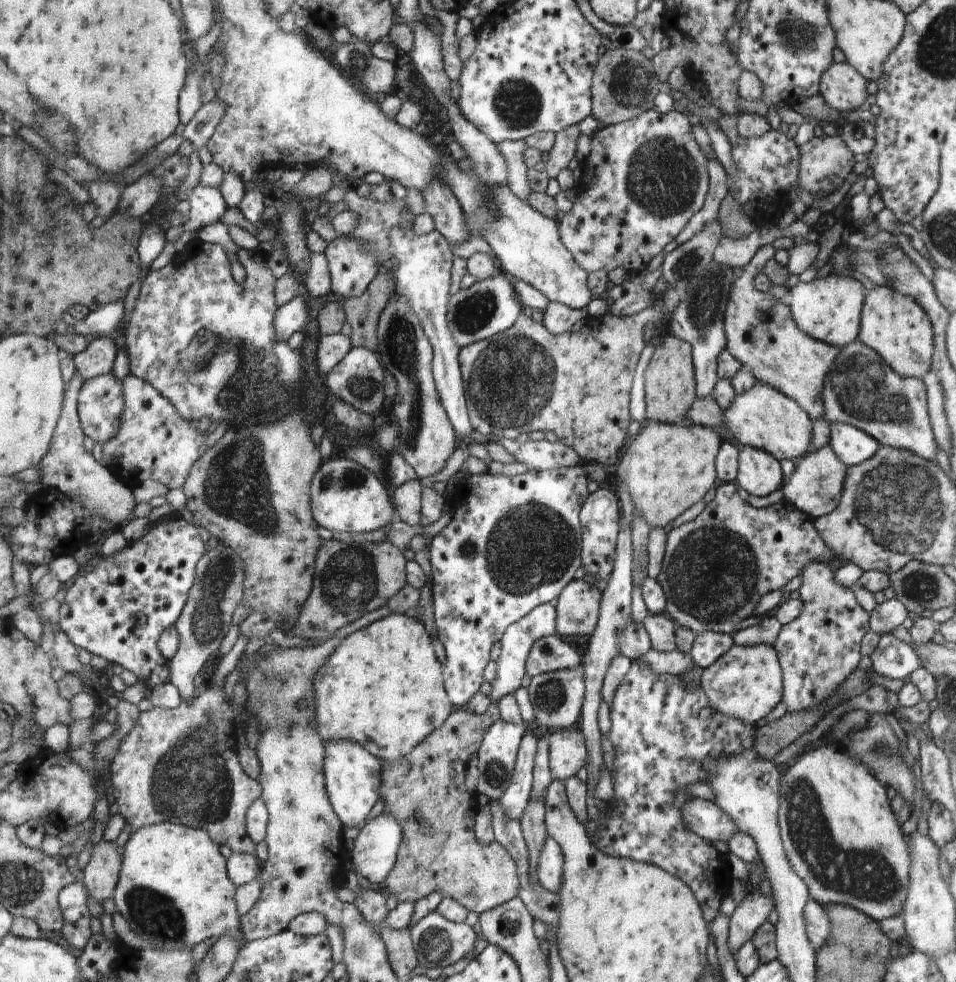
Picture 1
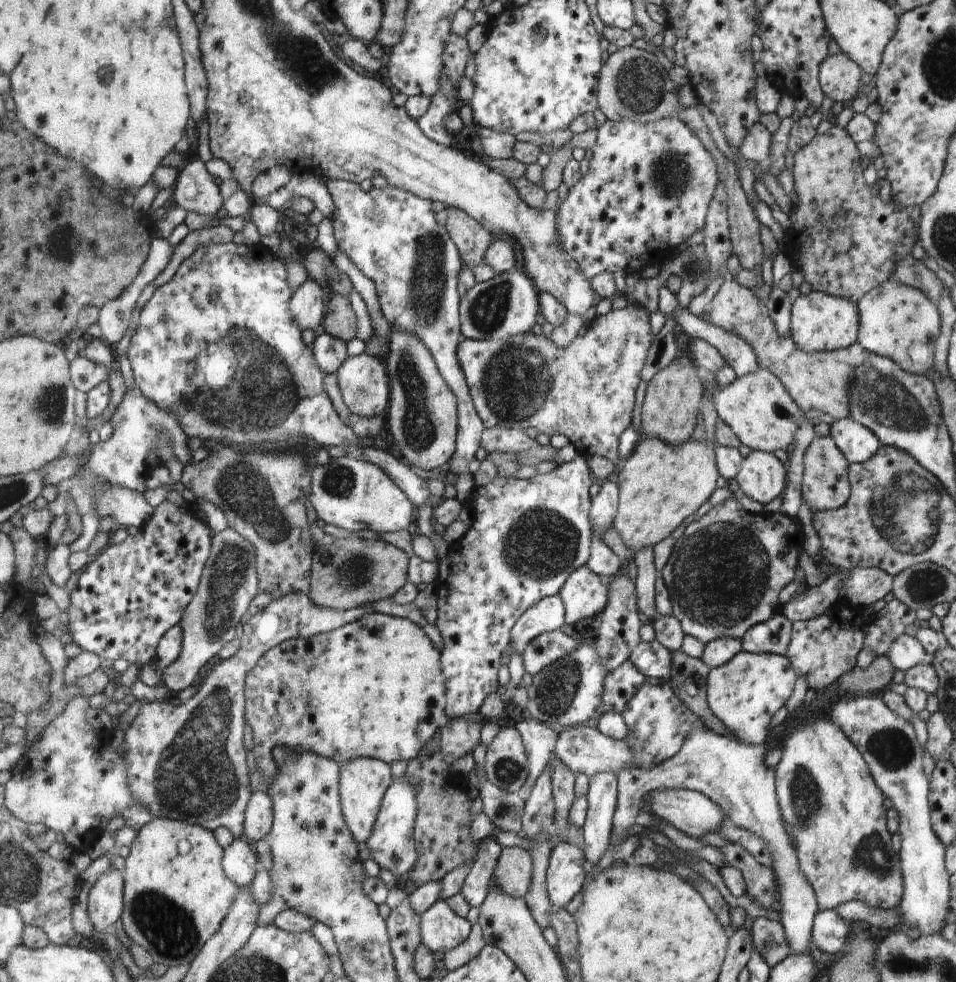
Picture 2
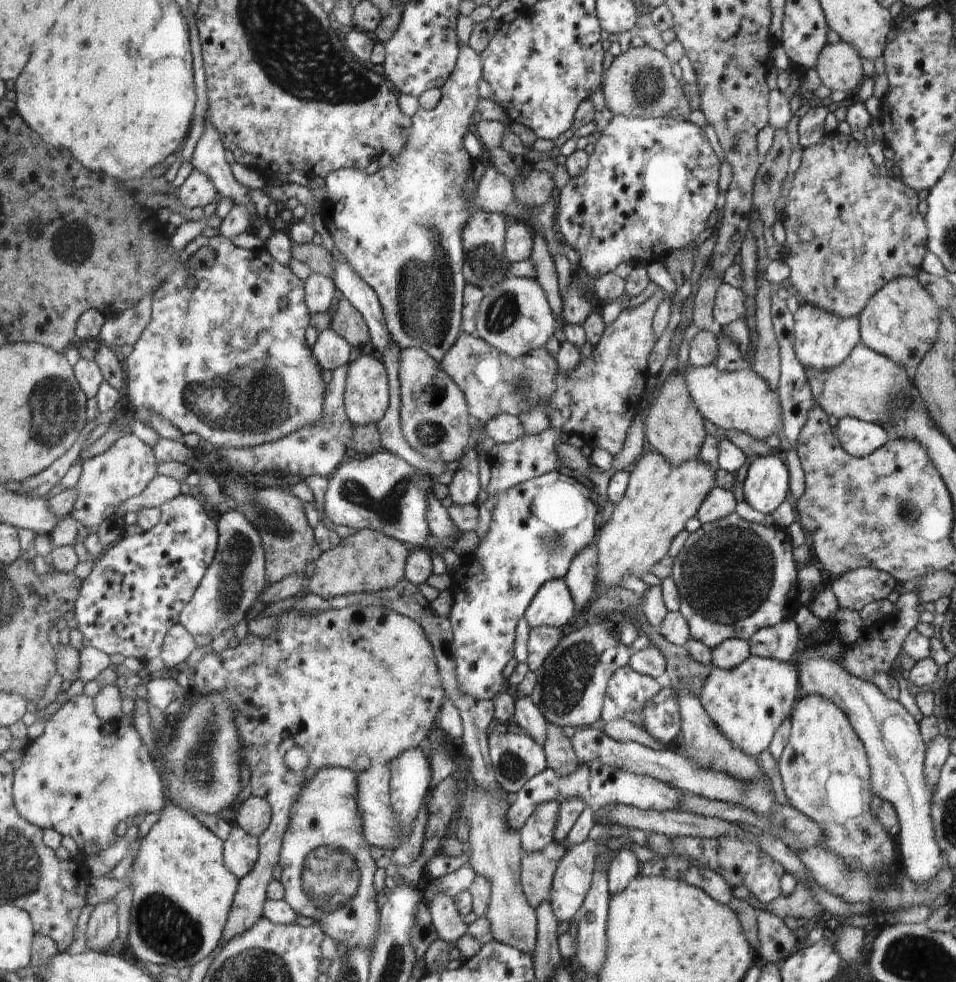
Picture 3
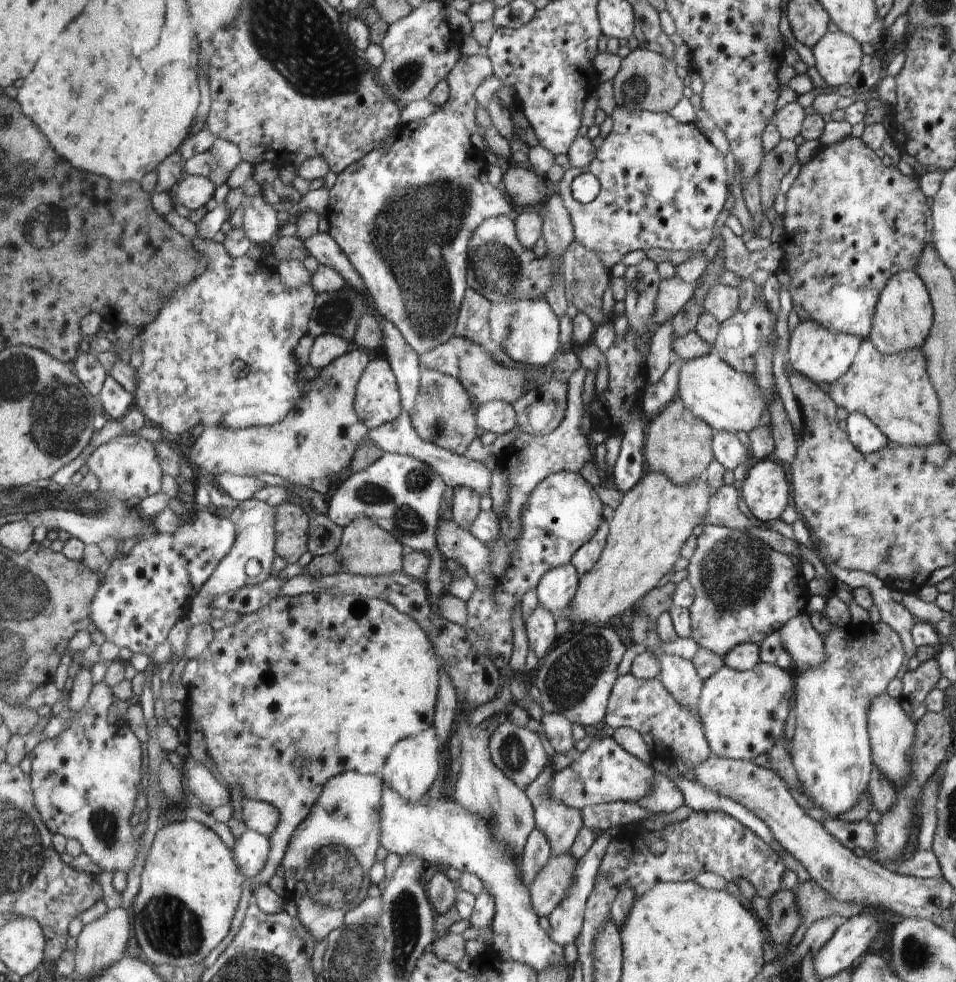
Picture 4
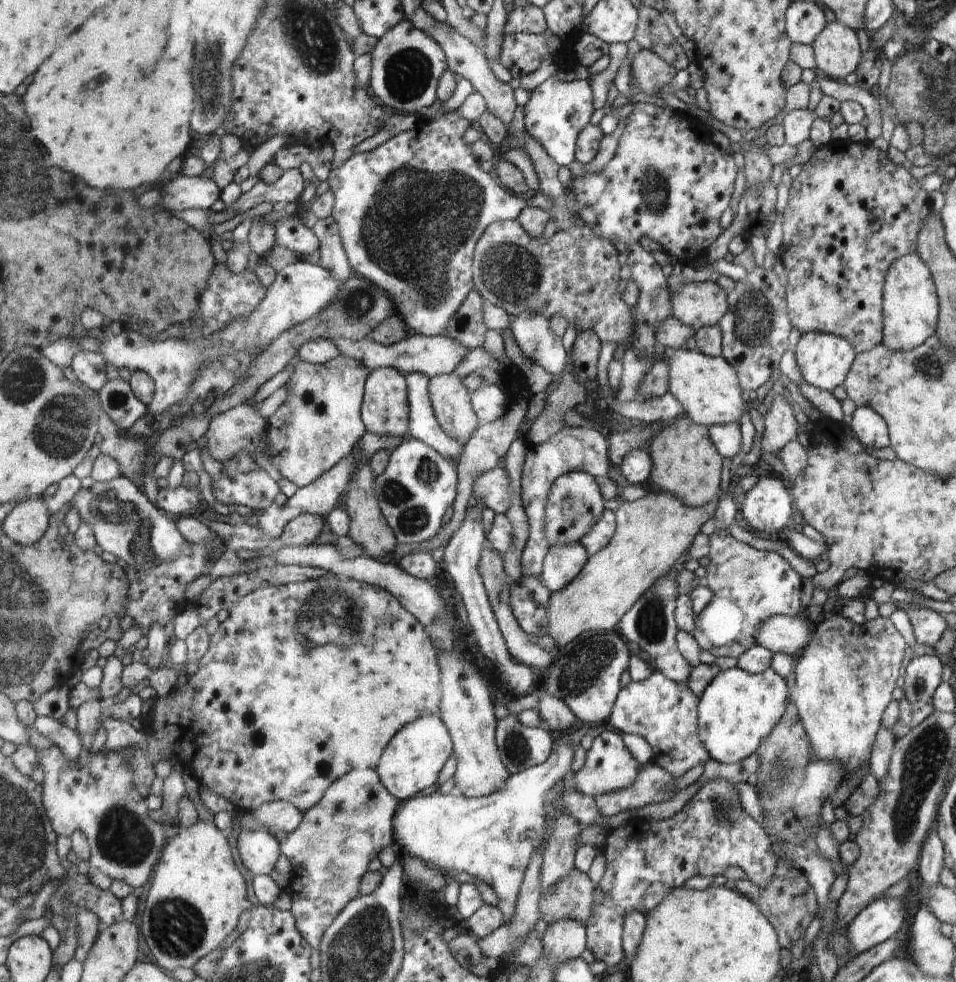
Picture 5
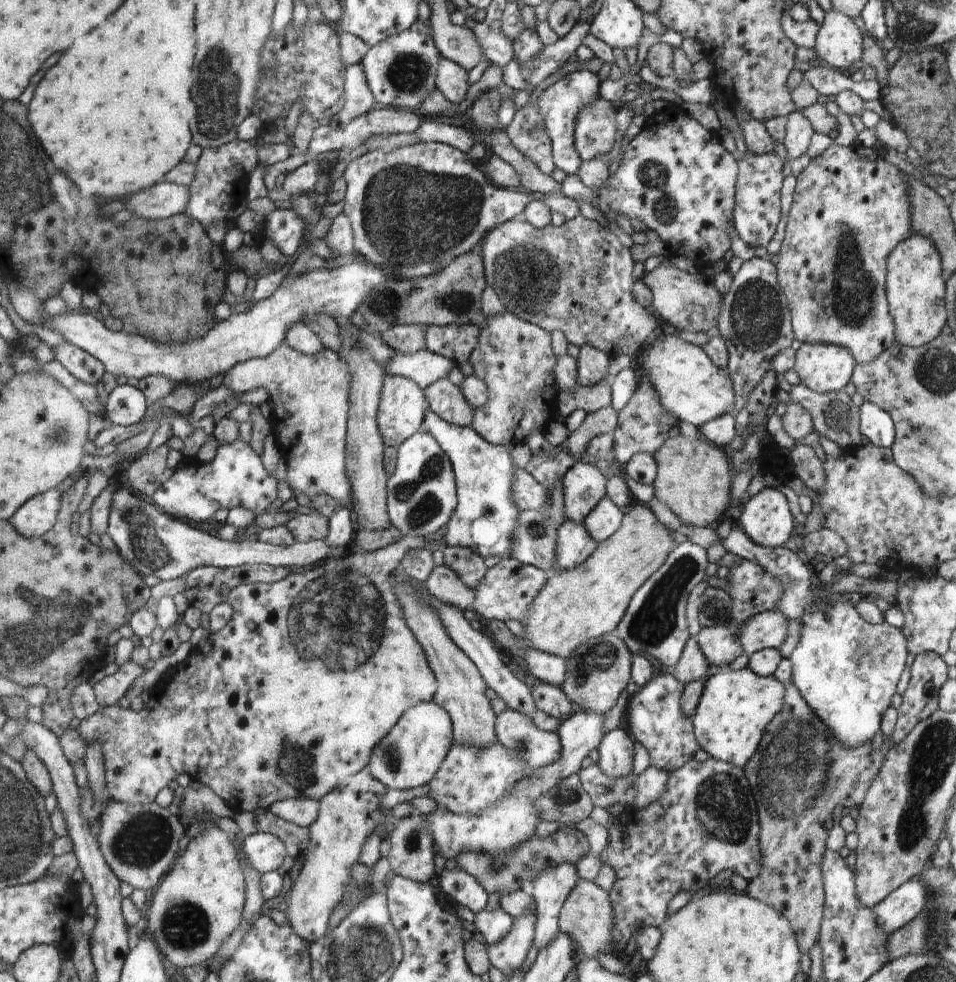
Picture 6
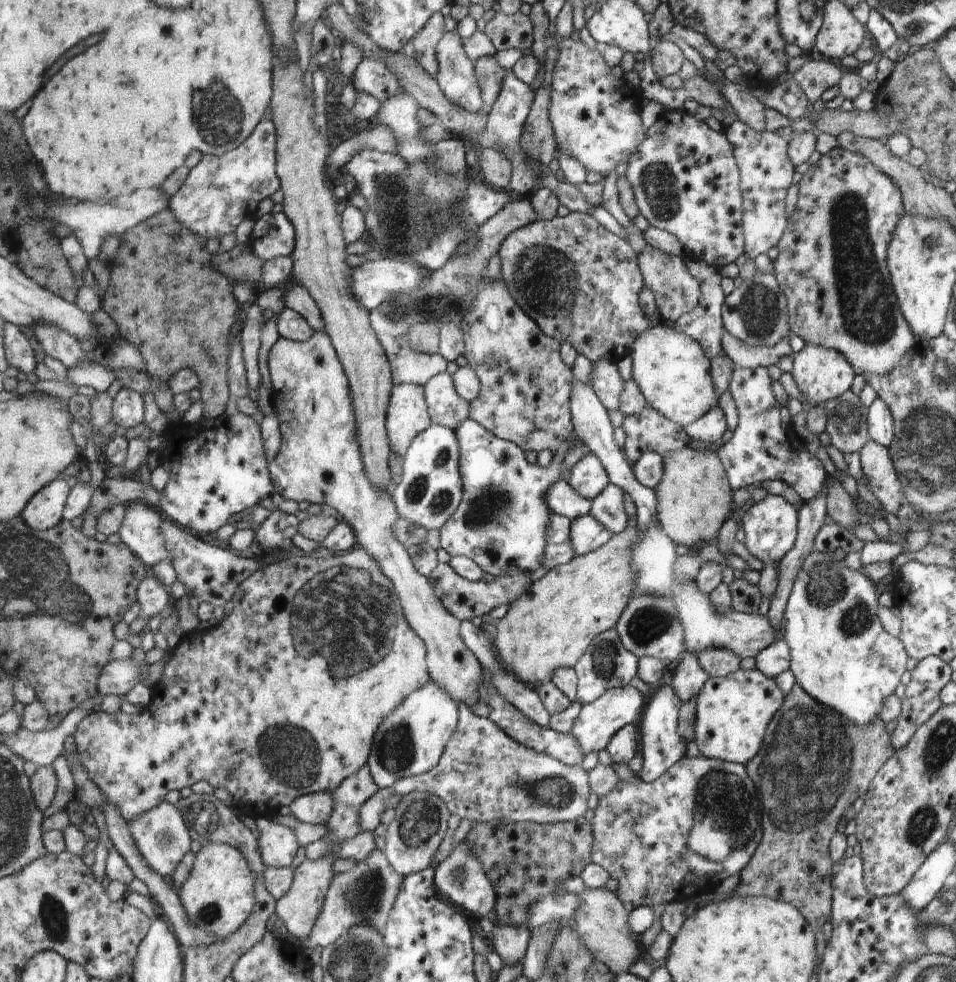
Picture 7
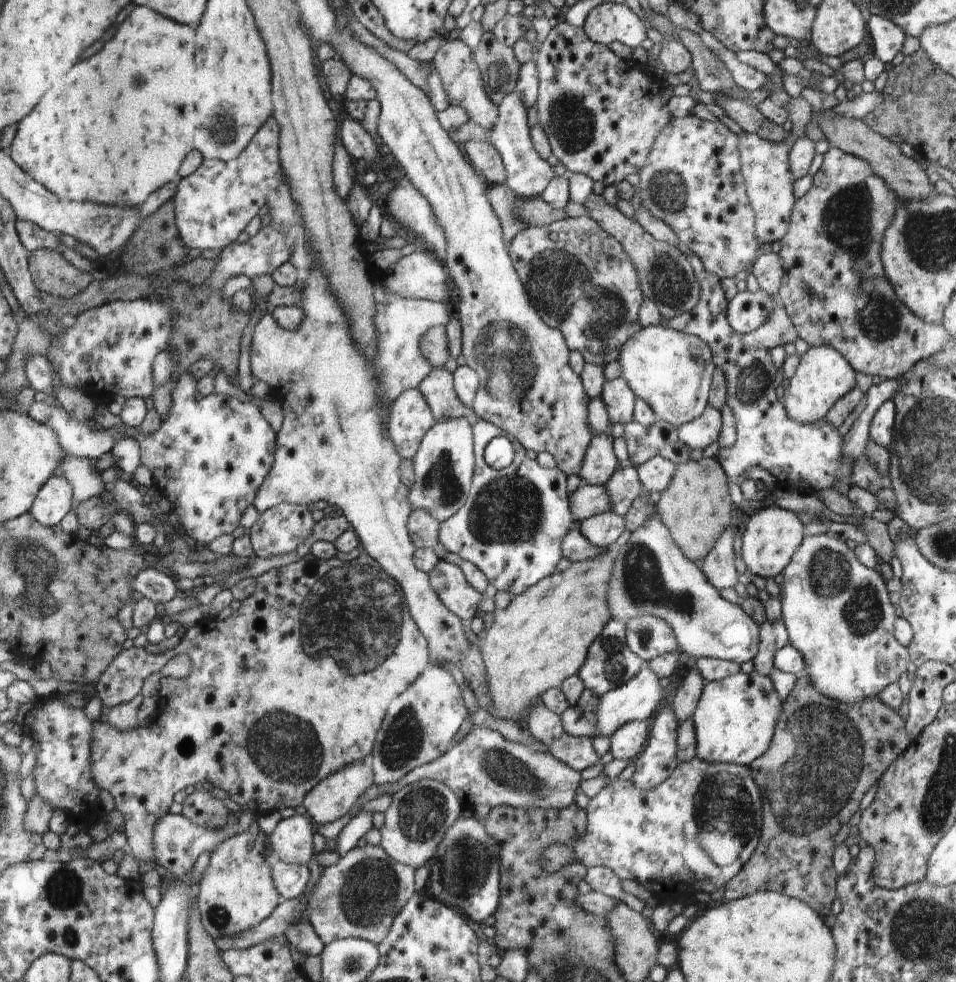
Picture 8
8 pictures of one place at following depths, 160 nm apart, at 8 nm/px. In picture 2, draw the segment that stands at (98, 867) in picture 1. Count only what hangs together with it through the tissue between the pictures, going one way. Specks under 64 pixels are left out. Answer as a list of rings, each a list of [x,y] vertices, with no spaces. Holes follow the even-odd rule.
[[[112,867],[93,886],[89,896],[89,911],[98,933],[112,931],[125,913],[125,874]]]

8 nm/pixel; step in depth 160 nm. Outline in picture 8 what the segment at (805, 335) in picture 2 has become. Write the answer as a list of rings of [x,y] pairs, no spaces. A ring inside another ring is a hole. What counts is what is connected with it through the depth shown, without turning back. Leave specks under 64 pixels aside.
[[[830,346],[810,347],[785,391],[784,406],[789,418],[801,424],[814,424],[826,418],[833,406],[857,386],[857,373],[849,360]]]

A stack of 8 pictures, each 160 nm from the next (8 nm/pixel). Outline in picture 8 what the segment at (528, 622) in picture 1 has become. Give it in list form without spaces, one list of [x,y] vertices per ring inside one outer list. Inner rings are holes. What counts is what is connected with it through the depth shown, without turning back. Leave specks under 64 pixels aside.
[[[608,511],[582,521],[578,529],[594,546],[609,549],[616,546],[616,541],[625,531],[625,526],[624,516]]]

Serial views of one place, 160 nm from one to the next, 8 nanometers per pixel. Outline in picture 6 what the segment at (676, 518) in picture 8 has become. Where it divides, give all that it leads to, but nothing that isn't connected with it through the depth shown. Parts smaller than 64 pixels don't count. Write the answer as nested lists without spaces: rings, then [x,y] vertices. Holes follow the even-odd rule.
[[[676,435],[653,454],[657,459],[657,478],[653,482],[655,497],[664,502],[684,524],[710,527],[726,510],[730,500],[730,462],[722,450],[712,446],[706,438],[687,438]]]

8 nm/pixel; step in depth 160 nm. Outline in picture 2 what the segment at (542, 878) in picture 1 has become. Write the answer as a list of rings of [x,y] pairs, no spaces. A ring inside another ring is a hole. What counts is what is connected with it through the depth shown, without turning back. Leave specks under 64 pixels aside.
[[[566,841],[553,846],[547,866],[549,901],[564,907],[583,889],[586,878],[585,856],[581,848]]]

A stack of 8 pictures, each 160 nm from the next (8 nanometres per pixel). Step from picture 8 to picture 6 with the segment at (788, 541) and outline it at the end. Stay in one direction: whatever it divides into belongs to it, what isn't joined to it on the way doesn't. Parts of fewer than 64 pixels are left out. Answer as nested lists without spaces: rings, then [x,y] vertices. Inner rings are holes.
[[[766,487],[736,513],[738,525],[756,543],[765,547],[781,547],[792,534],[795,518],[778,487]]]

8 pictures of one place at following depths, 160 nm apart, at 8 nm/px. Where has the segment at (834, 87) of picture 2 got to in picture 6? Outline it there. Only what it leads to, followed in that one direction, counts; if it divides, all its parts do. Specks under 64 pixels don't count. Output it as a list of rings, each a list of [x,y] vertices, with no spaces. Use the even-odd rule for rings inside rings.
[[[833,8],[826,13],[825,24],[817,34],[814,49],[819,62],[846,72],[846,68],[860,60],[862,34],[849,15]]]

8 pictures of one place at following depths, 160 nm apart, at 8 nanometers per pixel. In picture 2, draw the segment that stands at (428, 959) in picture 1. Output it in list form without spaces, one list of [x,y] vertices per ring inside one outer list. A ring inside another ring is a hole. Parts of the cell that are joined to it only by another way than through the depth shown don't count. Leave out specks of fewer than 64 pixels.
[[[442,899],[434,902],[419,917],[421,944],[428,948],[430,953],[446,954],[462,944],[471,931],[470,921],[459,917]]]

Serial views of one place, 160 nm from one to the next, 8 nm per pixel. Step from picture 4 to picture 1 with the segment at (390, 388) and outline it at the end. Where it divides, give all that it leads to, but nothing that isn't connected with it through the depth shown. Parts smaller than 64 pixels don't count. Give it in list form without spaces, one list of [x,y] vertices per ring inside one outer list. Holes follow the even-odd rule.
[[[352,347],[346,356],[330,370],[326,376],[326,386],[336,398],[366,414],[376,412],[384,402],[384,370],[380,366],[378,353],[368,347]]]

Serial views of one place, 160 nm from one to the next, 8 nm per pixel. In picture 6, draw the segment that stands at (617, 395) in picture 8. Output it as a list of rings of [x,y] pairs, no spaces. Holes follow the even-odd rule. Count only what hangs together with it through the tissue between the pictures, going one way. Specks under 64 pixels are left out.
[[[584,345],[579,348],[576,359],[577,382],[584,386],[592,386],[607,375],[610,358],[598,347]]]

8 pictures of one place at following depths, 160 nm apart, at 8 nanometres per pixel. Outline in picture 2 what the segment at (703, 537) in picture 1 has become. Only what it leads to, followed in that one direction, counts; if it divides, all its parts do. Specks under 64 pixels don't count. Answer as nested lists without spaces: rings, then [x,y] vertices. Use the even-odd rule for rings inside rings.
[[[727,499],[712,507],[697,521],[691,521],[674,543],[672,556],[662,569],[660,578],[668,589],[673,615],[686,635],[696,637],[703,645],[720,637],[741,638],[754,626],[782,612],[778,601],[780,590],[790,584],[798,568],[800,544],[805,535],[802,522],[781,512],[751,513],[736,499]]]

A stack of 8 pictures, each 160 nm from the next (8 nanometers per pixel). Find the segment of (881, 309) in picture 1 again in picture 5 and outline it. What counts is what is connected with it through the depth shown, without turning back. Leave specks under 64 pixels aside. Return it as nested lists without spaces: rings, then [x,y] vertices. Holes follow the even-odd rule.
[[[917,252],[902,257],[890,270],[884,284],[884,340],[881,344],[891,351],[911,351],[936,334],[940,320],[940,299],[933,273]]]

